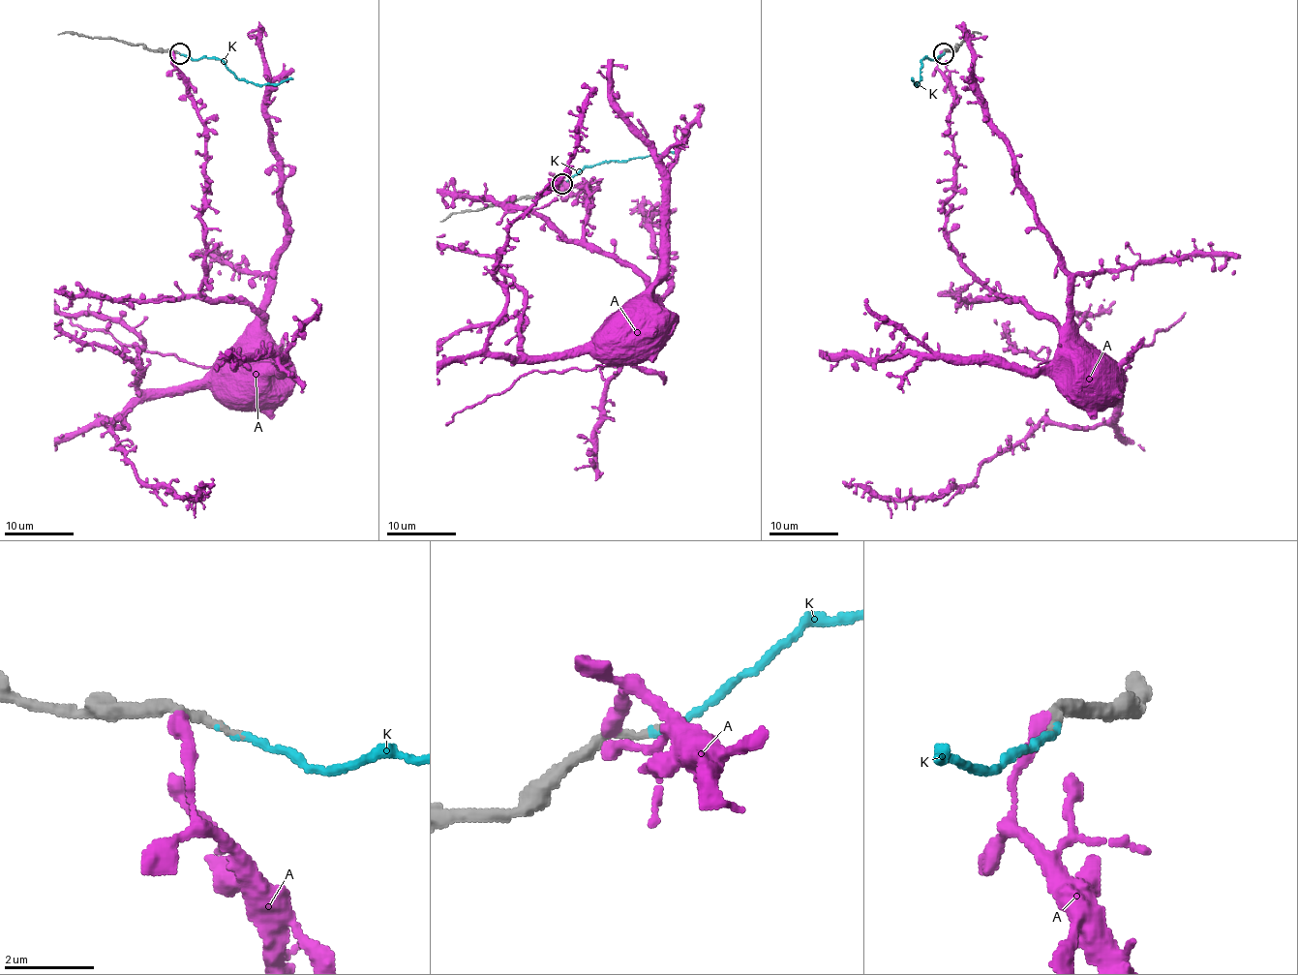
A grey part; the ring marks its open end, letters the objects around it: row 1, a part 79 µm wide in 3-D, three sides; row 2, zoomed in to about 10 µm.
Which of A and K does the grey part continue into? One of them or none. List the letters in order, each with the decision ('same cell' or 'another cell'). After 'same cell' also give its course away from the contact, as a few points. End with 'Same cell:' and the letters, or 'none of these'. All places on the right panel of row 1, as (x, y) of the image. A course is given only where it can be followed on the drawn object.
A: another cell
K: another cell
Same cell: none of these

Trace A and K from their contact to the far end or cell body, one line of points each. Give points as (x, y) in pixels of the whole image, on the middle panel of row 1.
A: (556, 184), (558, 177), (587, 197), (587, 186), (585, 240), (644, 280), (649, 317), (634, 311), (639, 319)
K: (562, 184), (583, 168), (604, 162), (626, 162), (630, 158), (663, 154), (669, 151), (676, 153)

